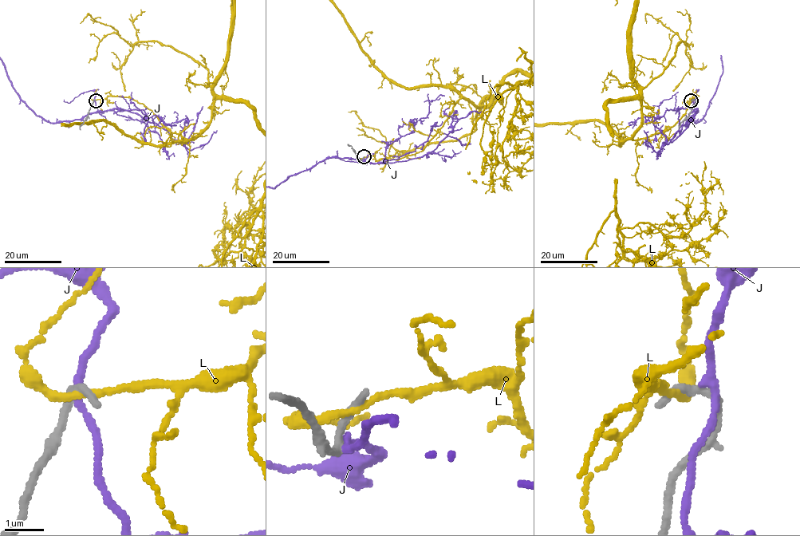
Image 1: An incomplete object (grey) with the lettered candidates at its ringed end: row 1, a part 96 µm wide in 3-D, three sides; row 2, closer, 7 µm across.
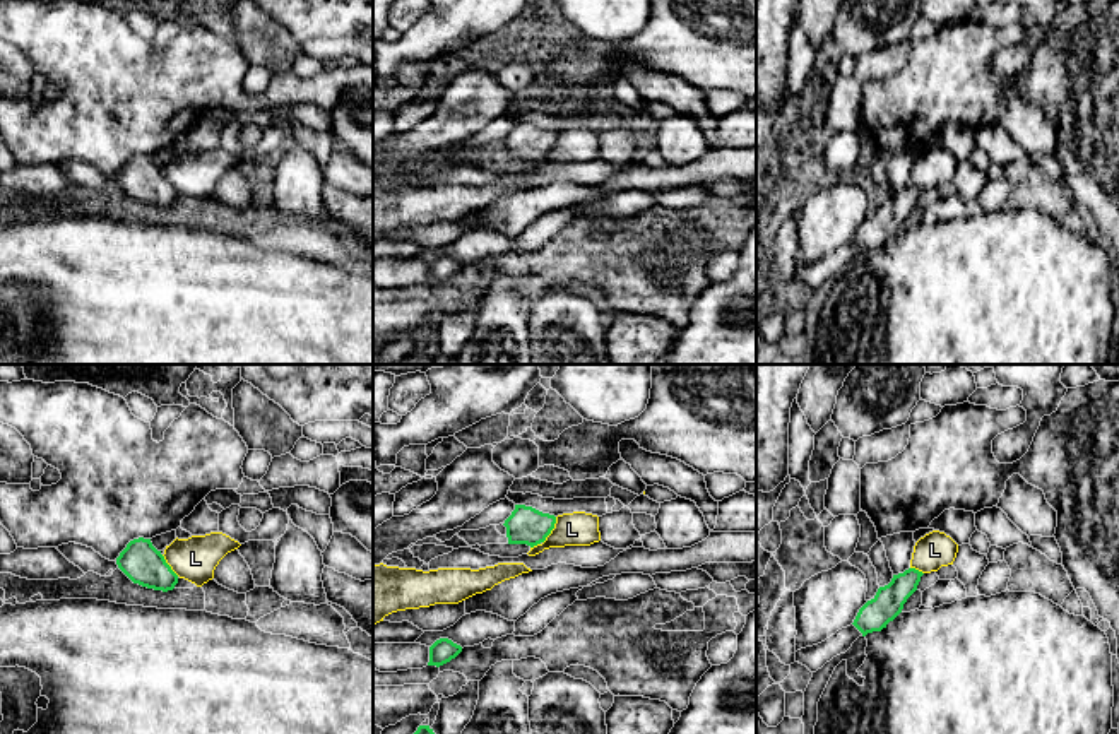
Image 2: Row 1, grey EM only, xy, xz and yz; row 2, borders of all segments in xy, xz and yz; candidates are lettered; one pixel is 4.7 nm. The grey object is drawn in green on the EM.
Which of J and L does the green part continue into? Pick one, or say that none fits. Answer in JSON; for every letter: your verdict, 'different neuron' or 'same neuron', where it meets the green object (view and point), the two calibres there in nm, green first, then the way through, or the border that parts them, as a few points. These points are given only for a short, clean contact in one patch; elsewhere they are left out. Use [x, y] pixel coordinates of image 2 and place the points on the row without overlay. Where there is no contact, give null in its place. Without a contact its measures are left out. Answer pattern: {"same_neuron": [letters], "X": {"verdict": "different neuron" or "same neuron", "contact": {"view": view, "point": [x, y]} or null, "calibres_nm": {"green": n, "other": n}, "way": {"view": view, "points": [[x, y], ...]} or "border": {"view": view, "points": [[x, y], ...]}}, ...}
{"same_neuron": [], "J": {"verdict": "different neuron", "contact": null}, "L": {"verdict": "different neuron", "contact": {"view": "xz", "point": [551, 146]}, "calibres_nm": {"green": 180, "other": 160}}}

